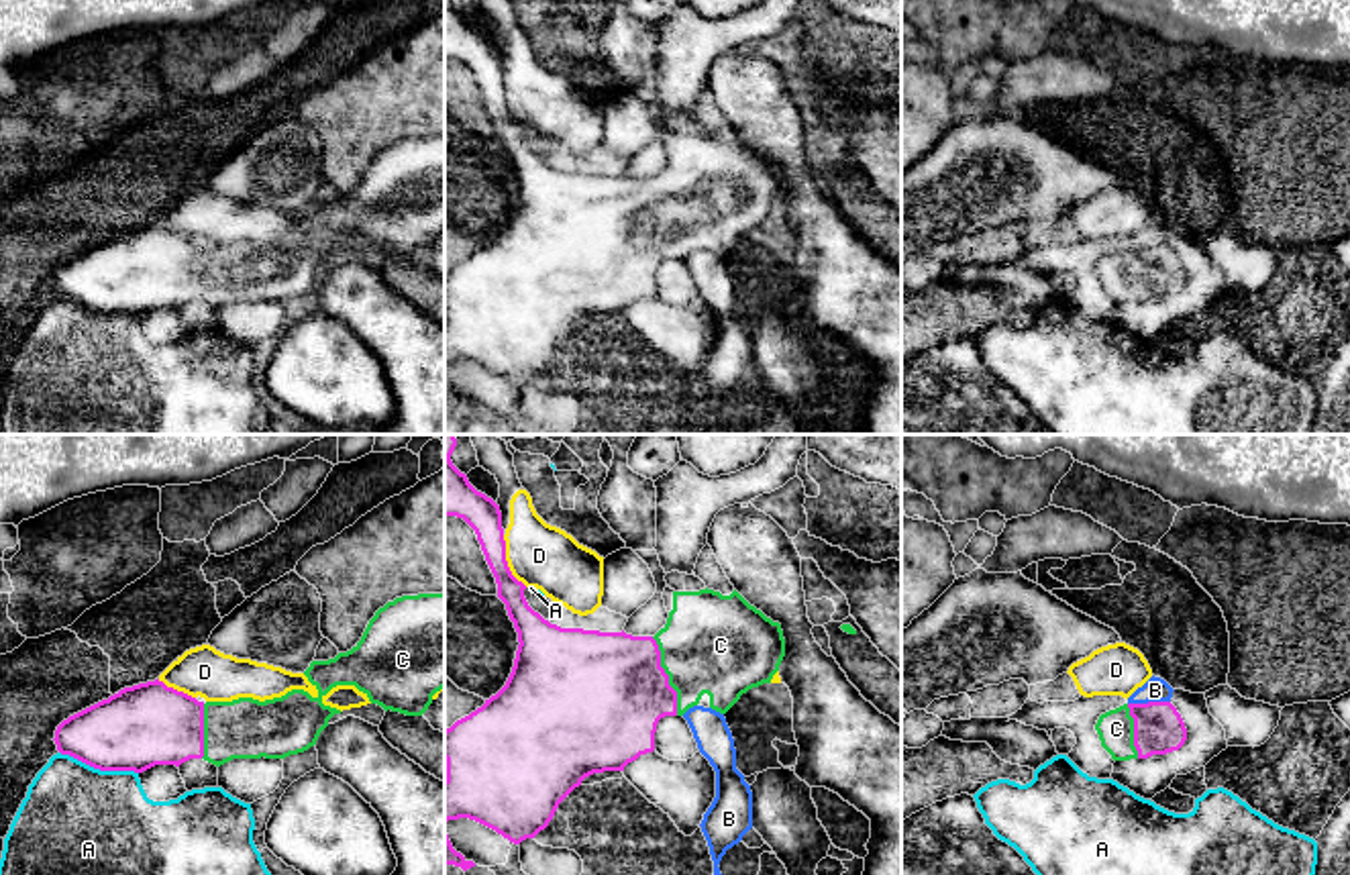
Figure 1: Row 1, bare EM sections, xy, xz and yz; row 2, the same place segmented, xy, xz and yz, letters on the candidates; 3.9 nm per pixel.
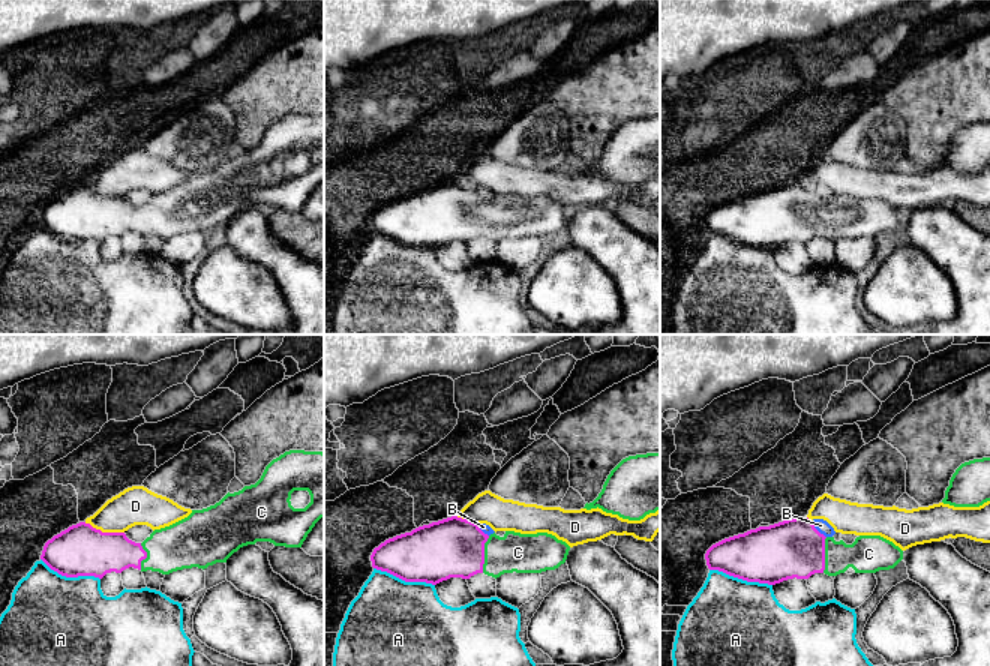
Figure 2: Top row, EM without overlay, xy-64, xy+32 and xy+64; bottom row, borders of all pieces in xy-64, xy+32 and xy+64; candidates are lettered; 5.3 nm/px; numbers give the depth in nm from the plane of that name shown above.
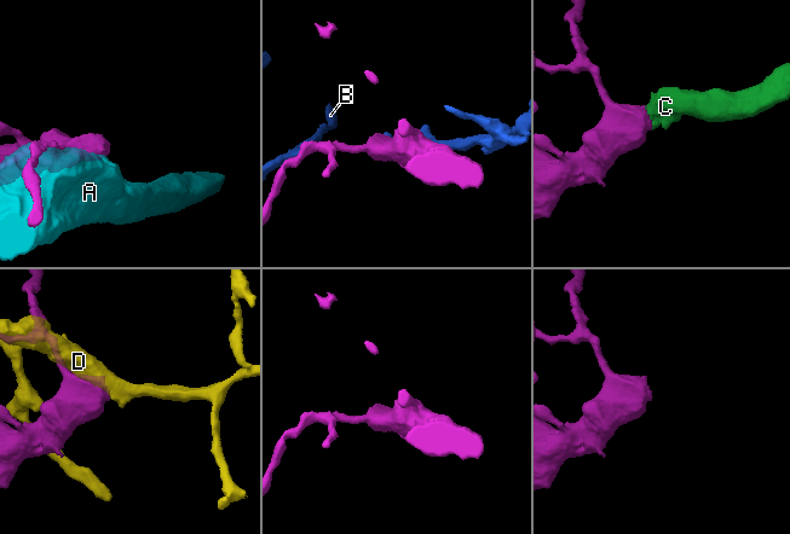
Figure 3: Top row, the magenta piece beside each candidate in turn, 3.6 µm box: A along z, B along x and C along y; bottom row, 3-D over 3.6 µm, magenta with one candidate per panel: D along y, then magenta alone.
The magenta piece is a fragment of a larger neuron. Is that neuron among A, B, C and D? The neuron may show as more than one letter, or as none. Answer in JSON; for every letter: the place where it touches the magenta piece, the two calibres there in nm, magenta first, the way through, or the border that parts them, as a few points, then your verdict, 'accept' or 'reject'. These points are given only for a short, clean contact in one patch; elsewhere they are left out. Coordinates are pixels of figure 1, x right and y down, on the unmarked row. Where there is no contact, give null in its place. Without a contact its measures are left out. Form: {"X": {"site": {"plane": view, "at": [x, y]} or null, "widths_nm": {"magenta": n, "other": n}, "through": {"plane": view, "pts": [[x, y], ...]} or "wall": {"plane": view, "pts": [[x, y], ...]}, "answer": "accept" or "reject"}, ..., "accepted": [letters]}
{"A": {"site": {"plane": "xy", "at": [98, 311]}, "widths_nm": {"magenta": 320, "other": 480}, "answer": "reject"}, "B": {"site": {"plane": "yz", "at": [1149, 245]}, "widths_nm": {"magenta": 200, "other": 100}, "answer": "reject"}, "C": {"site": {"plane": "xz", "at": [667, 219]}, "widths_nm": {"magenta": 480, "other": 400}, "through": {"plane": "xz", "pts": [[606, 235], [667, 219], [720, 188]]}, "answer": "accept"}, "D": {"site": {"plane": "xz", "at": [506, 105]}, "widths_nm": {"magenta": 140, "other": 260}, "answer": "reject"}, "accepted": ["C"]}

